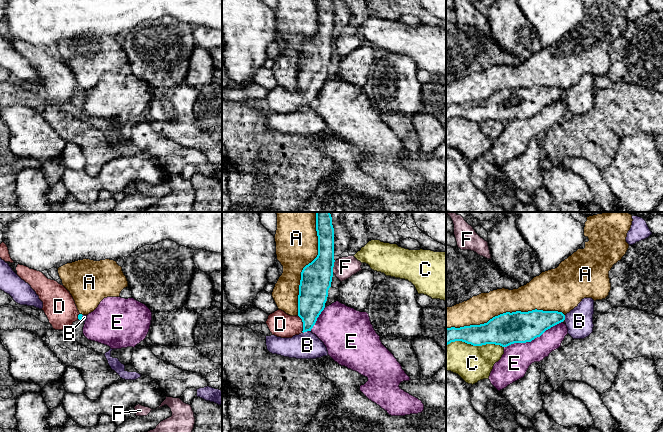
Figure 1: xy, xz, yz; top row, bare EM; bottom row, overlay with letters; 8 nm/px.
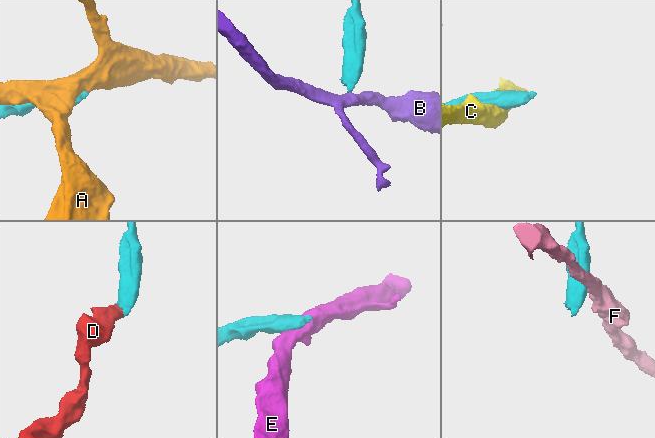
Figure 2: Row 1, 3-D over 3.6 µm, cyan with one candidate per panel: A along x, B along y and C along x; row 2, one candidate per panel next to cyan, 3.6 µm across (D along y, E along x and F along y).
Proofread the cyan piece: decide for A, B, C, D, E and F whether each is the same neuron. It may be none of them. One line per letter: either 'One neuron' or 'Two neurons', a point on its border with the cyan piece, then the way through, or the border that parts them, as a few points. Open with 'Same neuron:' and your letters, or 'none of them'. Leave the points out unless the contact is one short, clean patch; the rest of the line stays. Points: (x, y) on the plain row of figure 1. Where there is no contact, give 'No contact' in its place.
Same neuron: D
A: Two neurons. Touches cyan at yz (506, 88)
B: Two neurons. Touches cyan at xz (306, 107). Boundary: xz (310, 106), (303, 109)
C: Two neurons. Touches cyan at yz (475, 121)
D: One neuron. Touches cyan at xz (303, 100). Path across: xz (312, 73), (307, 94), (303, 100), (280, 100)
E: Two neurons. Touches cyan at yz (533, 115)
F: Two neurons. Touches cyan at xz (332, 43). Boundary: xz (335, 37), (332, 48)

